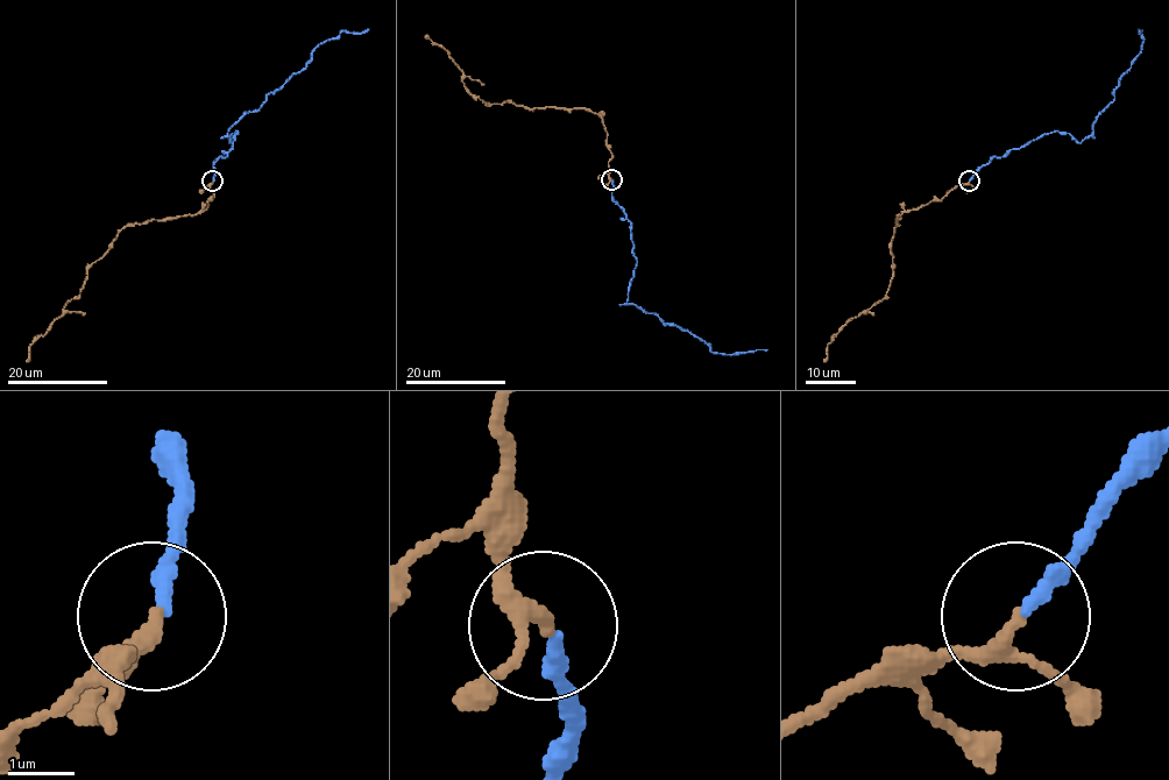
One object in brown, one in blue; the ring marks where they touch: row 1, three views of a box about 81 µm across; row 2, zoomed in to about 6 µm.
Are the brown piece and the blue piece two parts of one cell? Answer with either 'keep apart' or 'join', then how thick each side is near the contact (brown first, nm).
join; calibres 220 and 240 nm

